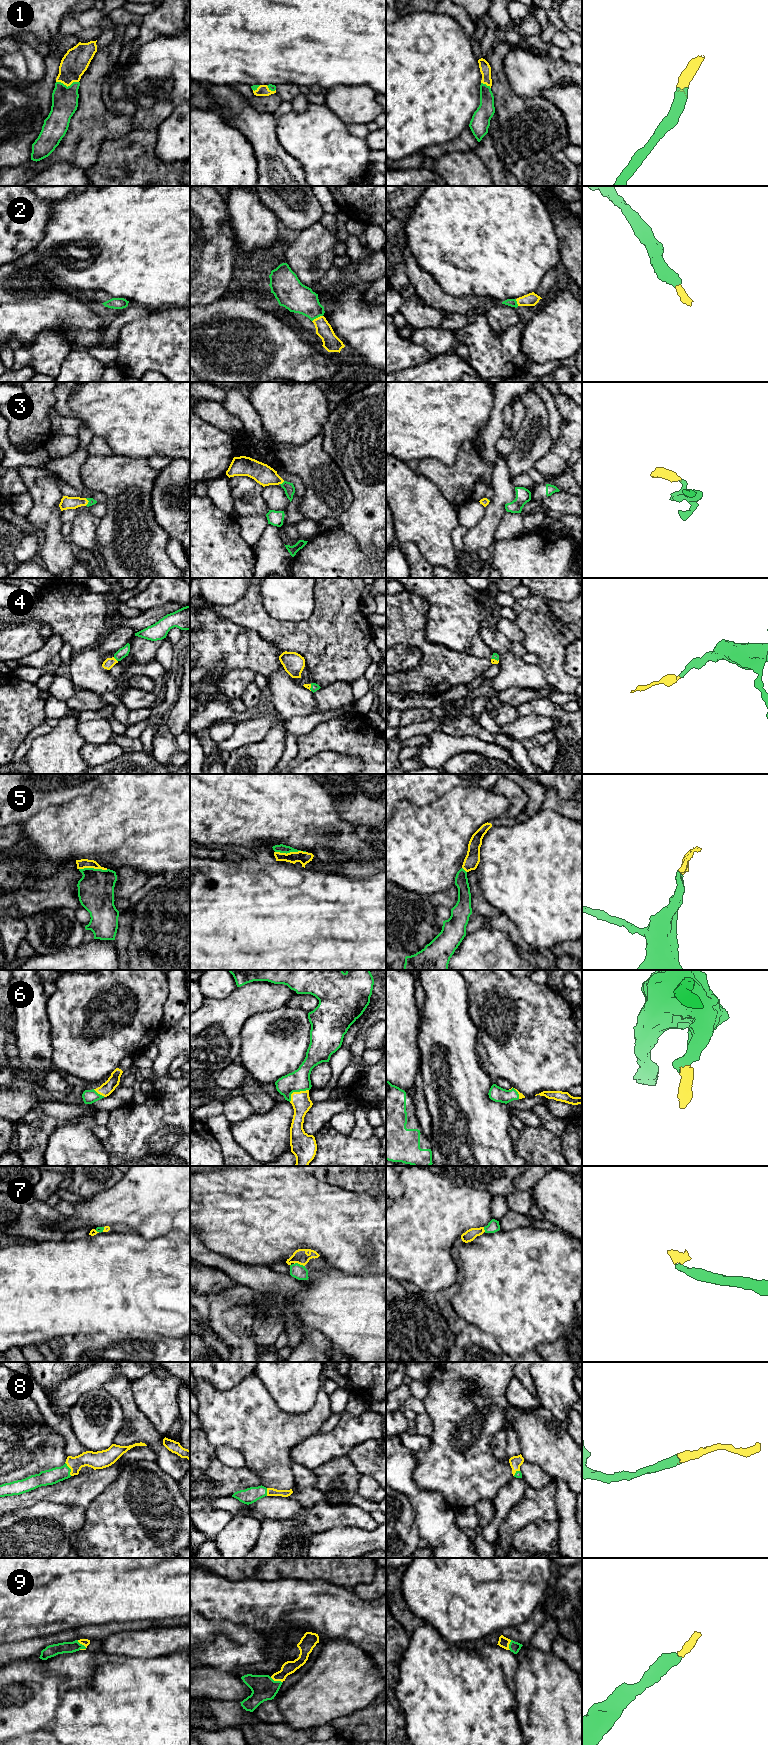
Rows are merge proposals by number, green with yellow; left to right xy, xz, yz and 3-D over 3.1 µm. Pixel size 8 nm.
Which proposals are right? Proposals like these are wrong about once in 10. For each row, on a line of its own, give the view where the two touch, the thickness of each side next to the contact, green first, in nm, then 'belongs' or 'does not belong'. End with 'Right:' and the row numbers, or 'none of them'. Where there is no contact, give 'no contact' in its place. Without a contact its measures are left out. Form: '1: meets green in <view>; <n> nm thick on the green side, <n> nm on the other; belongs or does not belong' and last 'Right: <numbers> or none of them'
1: meets green in xy; 200 nm thick on the green side, 220 nm on the other; belongs
2: meets green in xz; 240 nm thick on the green side, 140 nm on the other; belongs
3: meets green in xy; 50 nm thick on the green side, 100 nm on the other; belongs
4: meets green in xy; 80 nm thick on the green side, 80 nm on the other; belongs
5: meets green in xy; 280 nm thick on the green side, 80 nm on the other; belongs
6: meets green in xz; 170 nm thick on the green side, 150 nm on the other; belongs
7: meets green in xz; 120 nm thick on the green side, 120 nm on the other; belongs
8: meets green in xy; 130 nm thick on the green side, 140 nm on the other; belongs
9: meets green in xy; 100 nm thick on the green side, 60 nm on the other; belongs
Right: 1, 2, 3, 4, 5, 6, 7, 8, 9

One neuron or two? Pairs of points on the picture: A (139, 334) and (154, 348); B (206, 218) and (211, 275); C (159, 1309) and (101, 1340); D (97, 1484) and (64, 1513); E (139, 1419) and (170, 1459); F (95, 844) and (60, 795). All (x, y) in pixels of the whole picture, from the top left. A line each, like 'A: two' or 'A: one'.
A: one
B: one
C: two
D: two
E: one
F: two

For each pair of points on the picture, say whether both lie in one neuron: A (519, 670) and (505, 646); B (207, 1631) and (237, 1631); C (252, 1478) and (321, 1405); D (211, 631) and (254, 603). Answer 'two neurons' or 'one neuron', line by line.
A: one neuron
B: one neuron
C: two neurons
D: two neurons

